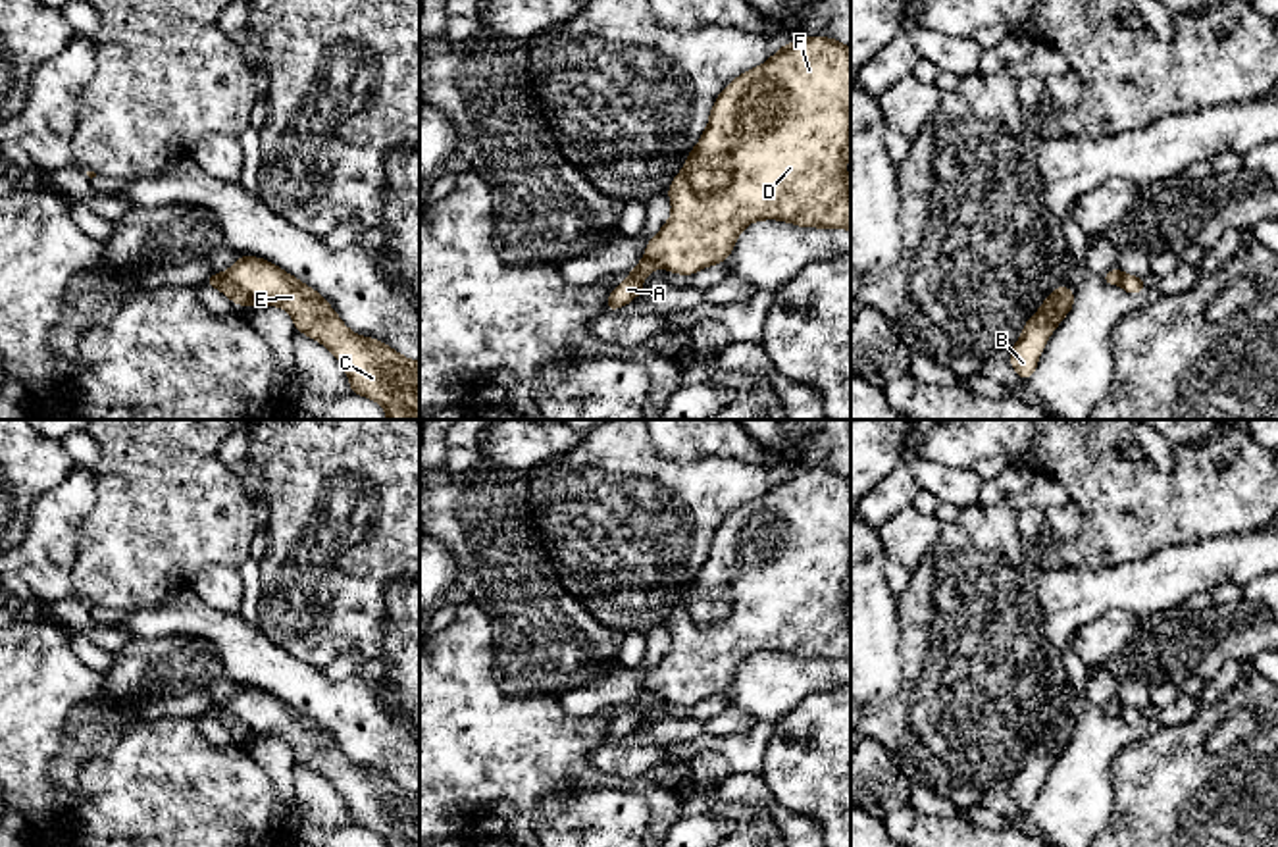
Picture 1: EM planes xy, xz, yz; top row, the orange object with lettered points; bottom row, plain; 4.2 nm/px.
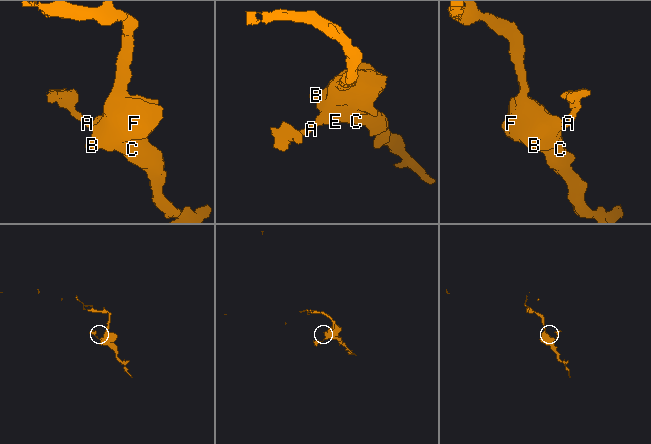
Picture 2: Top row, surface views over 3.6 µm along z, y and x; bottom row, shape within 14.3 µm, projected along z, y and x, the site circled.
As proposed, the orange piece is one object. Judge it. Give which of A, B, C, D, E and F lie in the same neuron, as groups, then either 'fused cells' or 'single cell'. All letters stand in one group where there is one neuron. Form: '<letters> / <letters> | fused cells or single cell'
A / B C D E F | fused cells

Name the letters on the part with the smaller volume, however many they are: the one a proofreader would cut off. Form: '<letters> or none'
A

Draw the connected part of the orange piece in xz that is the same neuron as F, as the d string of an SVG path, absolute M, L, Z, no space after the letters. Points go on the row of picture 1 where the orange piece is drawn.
M805 37L780 46L760 67L735 77L718 94L701 141L666 191L672 216L647 243L645 258L660 262L670 273L693 275L722 264L731 254L735 239L753 221L780 219L799 227L851 231L849 146L851 48L826 37Z

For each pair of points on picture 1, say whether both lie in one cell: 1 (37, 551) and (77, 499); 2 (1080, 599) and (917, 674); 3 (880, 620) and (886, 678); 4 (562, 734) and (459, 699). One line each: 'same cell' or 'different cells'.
1: same cell
2: same cell
3: same cell
4: same cell

